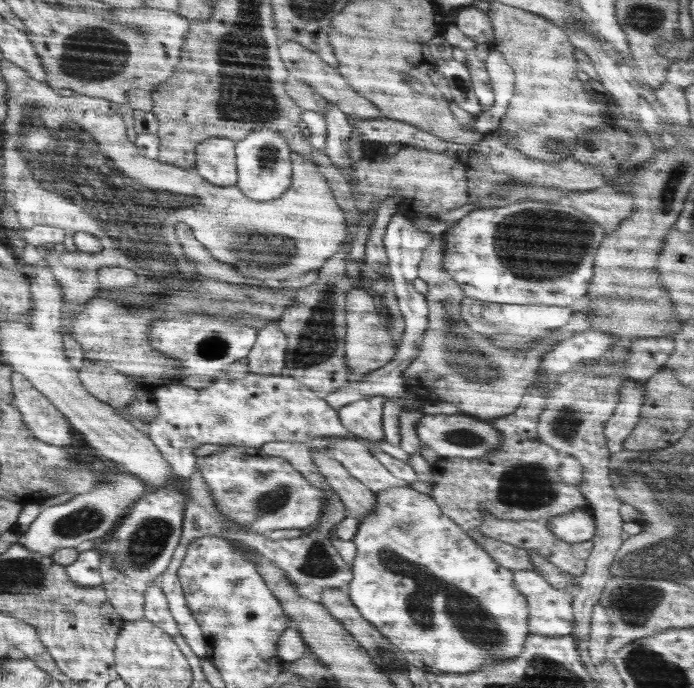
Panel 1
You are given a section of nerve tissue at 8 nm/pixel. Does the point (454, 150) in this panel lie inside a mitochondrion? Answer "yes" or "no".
no

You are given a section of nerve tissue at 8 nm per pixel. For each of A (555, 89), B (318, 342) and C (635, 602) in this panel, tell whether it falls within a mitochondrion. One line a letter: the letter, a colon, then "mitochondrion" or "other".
A: other
B: mitochondrion
C: mitochondrion

